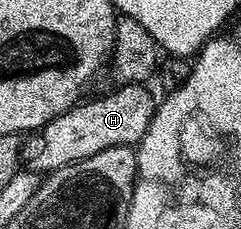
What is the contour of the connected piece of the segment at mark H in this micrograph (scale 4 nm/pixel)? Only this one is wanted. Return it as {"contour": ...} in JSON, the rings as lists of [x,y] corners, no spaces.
{"contour":[[[121,83],[120,88],[113,90],[109,96],[100,96],[97,100],[85,99],[68,112],[63,112],[58,118],[54,118],[49,124],[45,124],[31,137],[32,140],[23,145],[22,156],[27,167],[33,172],[47,174],[56,171],[57,168],[82,162],[90,158],[90,154],[98,154],[98,150],[110,150],[110,146],[136,146],[146,134],[150,122],[156,113],[157,97],[152,97],[152,92],[144,84]]]}

